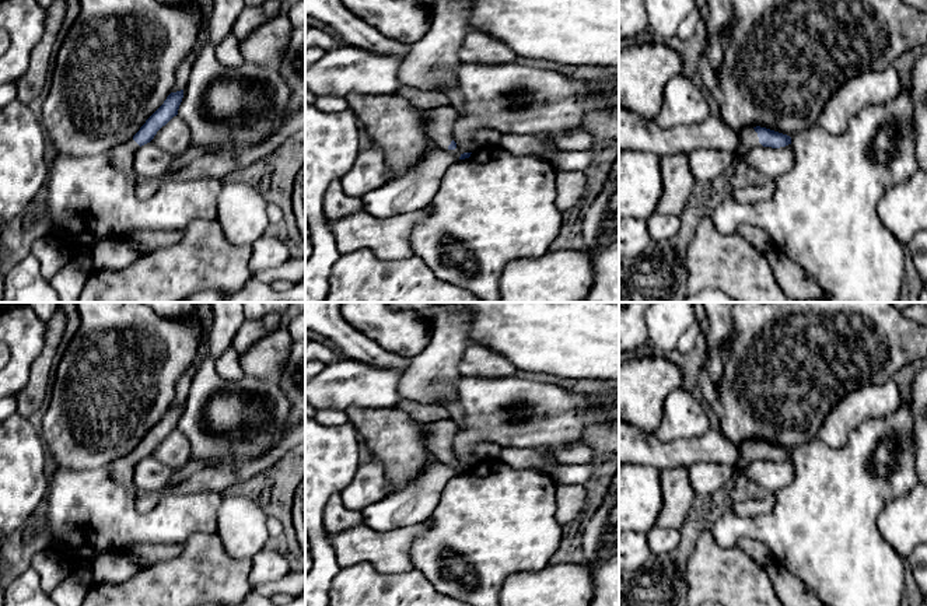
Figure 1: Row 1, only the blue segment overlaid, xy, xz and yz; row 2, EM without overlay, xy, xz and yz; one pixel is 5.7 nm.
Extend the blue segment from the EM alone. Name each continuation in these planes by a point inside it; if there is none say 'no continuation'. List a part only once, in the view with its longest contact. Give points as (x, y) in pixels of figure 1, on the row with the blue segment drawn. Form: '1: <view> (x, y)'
1: yz (744, 175)

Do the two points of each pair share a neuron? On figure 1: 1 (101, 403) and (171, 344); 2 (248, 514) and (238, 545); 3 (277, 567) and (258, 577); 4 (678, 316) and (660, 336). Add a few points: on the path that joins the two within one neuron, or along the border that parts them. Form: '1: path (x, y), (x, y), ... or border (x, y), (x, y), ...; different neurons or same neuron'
1: path (118, 386), (154, 351); same neuron
2: path (242, 521), (242, 538); same neuron
3: path (273, 567), (268, 567), (262, 573); same neuron
4: path (674, 321), (664, 332); same neuron

